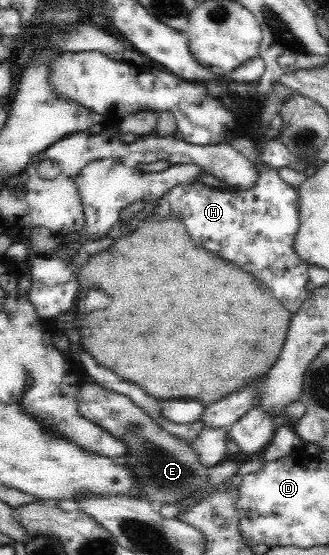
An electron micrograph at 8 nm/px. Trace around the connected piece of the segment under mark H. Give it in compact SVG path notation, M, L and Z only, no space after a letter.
M257 167L259 179L255 186L247 190L233 192L221 192L220 189L211 190L205 184L199 186L174 186L163 197L162 203L155 207L155 213L159 217L179 217L191 239L201 248L215 253L217 257L223 257L227 261L233 261L239 268L253 274L263 282L273 296L291 313L302 305L302 302L310 295L306 282L308 264L295 252L295 234L299 232L299 191L296 187L282 181L277 175L277 169Z

